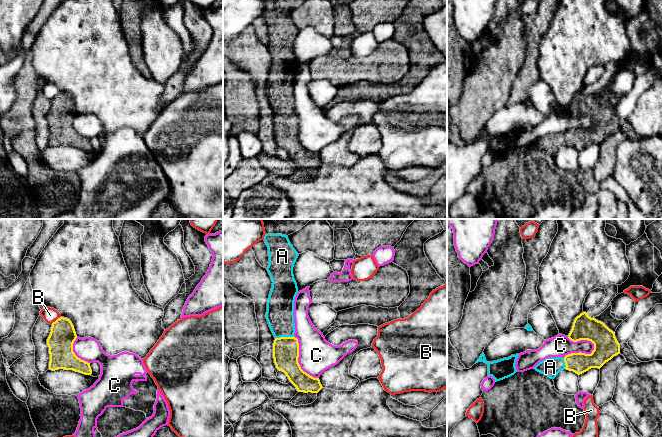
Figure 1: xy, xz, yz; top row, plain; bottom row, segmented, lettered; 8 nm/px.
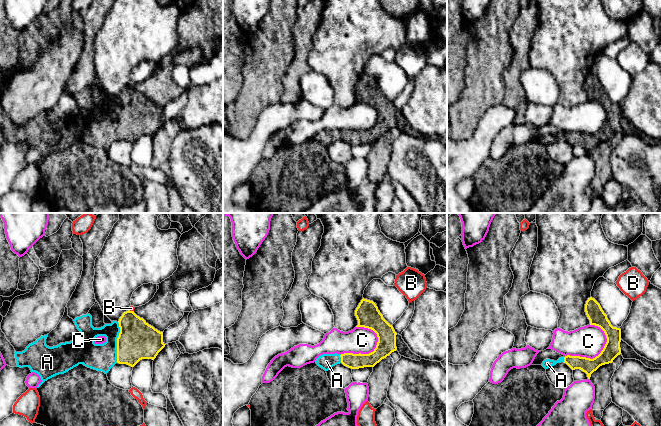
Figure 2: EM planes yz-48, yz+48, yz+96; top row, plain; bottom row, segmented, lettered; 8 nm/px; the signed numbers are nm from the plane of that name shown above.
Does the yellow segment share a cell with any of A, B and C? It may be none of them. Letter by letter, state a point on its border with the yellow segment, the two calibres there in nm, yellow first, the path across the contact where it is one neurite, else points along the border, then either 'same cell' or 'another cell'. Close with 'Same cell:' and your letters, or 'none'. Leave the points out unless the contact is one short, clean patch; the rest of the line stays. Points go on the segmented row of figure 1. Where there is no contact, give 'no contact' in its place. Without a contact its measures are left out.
A: contact xz (284, 337); calibres 200 and 220 nm; way xz (285, 349), (284, 337), (280, 307); same cell
B: contact xy (56, 320); calibres 200 and 120 nm; border xy (60, 316), (51, 323); another cell
C: contact yz (580, 352); calibres 200 and 170 nm; another cell
Same cell: A

